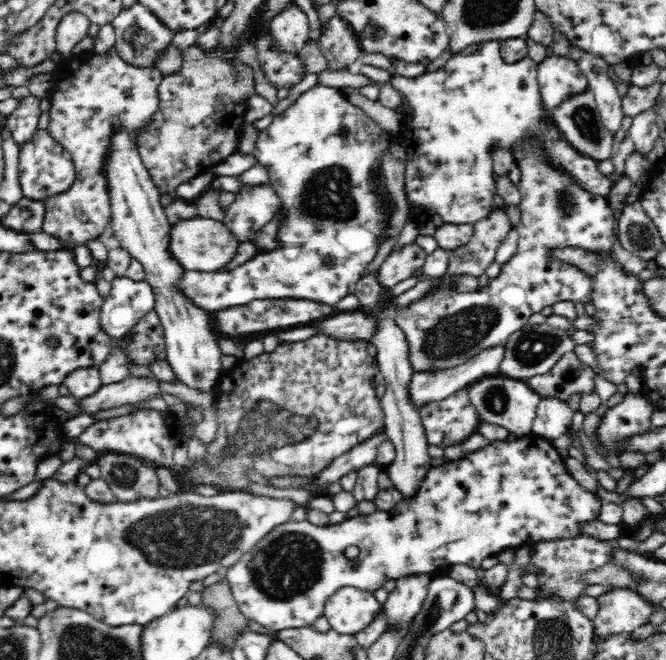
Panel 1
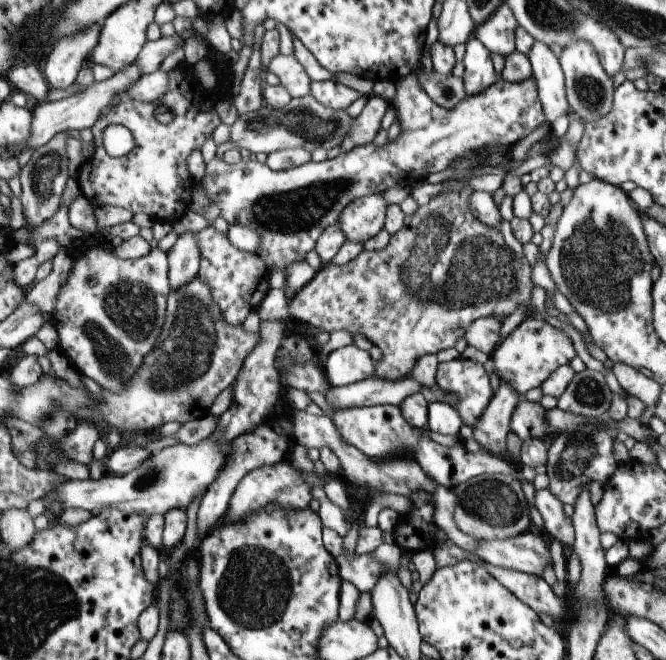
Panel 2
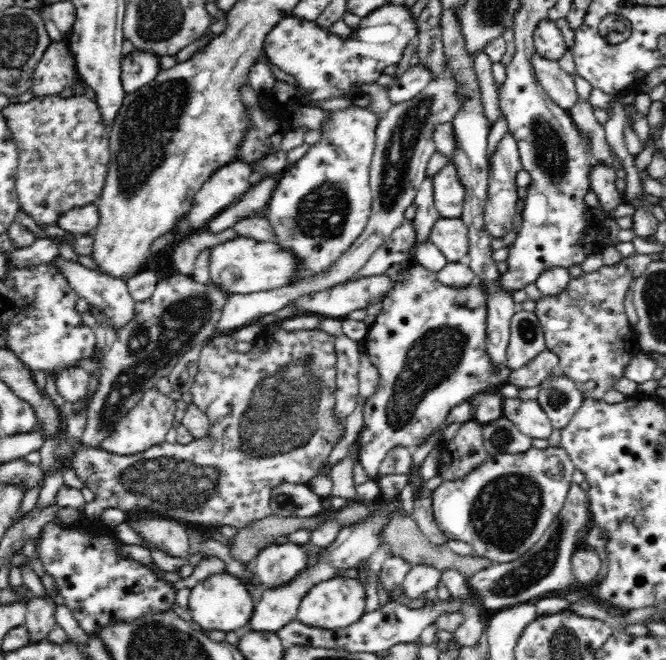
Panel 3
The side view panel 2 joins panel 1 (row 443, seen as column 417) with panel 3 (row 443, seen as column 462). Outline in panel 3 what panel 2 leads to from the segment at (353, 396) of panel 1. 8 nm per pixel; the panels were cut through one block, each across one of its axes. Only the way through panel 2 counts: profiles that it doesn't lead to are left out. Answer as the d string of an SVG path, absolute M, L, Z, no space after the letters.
M270 324L262 328L257 336L258 341L253 344L253 348L243 354L236 349L237 341L230 334L218 334L210 338L206 345L201 349L198 369L195 382L189 393L192 395L192 402L195 406L206 414L206 417L212 421L210 434L203 439L194 439L187 445L178 443L172 444L167 441L161 442L150 448L146 448L140 453L131 455L114 454L100 447L88 446L83 444L80 438L76 438L74 446L66 454L65 466L74 471L75 476L88 488L94 495L95 499L84 504L84 513L87 515L89 522L96 524L100 515L107 508L118 508L124 514L140 514L148 512L154 515L160 515L183 524L200 524L206 528L221 528L222 526L234 526L235 528L247 527L250 523L266 518L272 515L270 509L270 498L276 486L283 483L307 483L318 474L318 468L328 460L332 448L336 446L340 437L345 432L345 422L337 422L335 418L335 393L337 390L337 353L335 352L336 337L324 330L284 330L278 324Z

